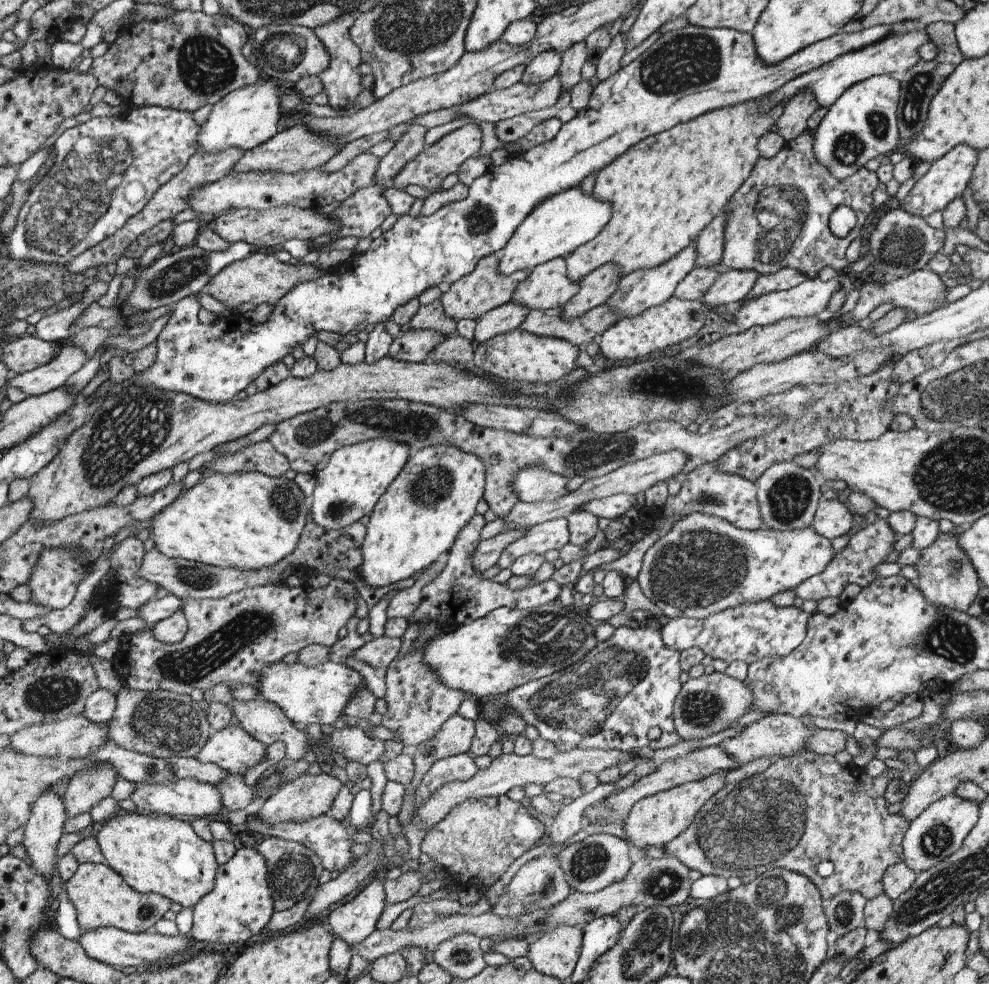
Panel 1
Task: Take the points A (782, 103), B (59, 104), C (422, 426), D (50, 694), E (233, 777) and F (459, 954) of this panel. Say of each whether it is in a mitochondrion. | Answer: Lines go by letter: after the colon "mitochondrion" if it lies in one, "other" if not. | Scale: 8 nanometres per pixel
A: other
B: other
C: mitochondrion
D: mitochondrion
E: other
F: other

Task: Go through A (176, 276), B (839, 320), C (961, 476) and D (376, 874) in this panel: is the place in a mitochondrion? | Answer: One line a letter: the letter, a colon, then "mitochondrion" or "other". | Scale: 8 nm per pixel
A: mitochondrion
B: other
C: mitochondrion
D: other

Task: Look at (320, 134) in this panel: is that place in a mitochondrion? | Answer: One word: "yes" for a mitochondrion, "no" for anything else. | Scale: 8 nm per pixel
no

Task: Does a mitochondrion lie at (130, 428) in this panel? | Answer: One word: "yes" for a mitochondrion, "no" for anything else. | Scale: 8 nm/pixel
yes

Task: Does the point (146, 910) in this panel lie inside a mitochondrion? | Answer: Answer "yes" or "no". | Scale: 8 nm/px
yes

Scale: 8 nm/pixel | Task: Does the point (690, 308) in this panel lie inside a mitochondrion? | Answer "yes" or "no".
no

